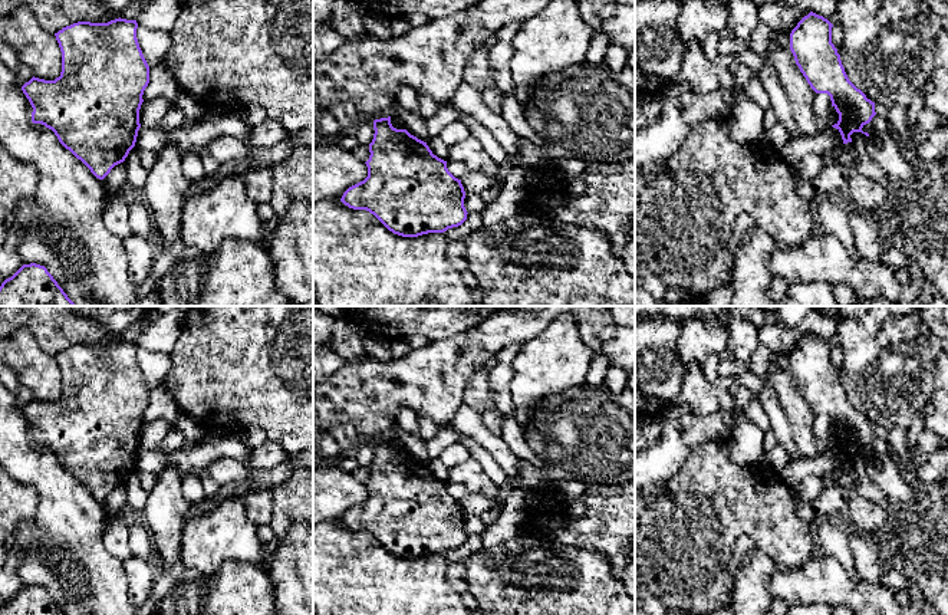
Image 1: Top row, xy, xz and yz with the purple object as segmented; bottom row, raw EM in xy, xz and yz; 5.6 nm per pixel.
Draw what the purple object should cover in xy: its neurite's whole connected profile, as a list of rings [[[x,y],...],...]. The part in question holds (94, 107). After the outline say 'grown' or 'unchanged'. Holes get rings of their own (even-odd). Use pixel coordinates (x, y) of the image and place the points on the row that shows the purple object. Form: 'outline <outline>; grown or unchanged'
outline [[[136,20],[78,22],[55,33],[62,52],[62,72],[55,80],[32,78],[22,86],[33,112],[32,122],[52,129],[59,142],[103,180],[135,147],[142,95],[149,66],[136,39]]]; unchanged

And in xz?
outline [[[391,116],[373,121],[373,139],[369,144],[368,177],[349,187],[340,201],[353,210],[373,214],[389,231],[402,237],[444,233],[467,220],[465,191],[461,180],[447,168],[447,161],[432,154],[427,142],[396,129]]]; unchanged

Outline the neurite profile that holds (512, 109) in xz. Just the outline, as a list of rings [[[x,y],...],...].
[[[504,93],[500,115],[508,122],[508,125],[521,139],[529,139],[533,144],[542,144],[540,138],[524,115],[523,105],[513,93]]]

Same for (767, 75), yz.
[[[763,62],[761,70],[758,72],[758,78],[770,98],[770,103],[777,115],[779,124],[786,128],[790,139],[799,138],[800,132],[797,129],[796,122],[793,121],[791,106],[777,75],[777,70],[767,62]]]

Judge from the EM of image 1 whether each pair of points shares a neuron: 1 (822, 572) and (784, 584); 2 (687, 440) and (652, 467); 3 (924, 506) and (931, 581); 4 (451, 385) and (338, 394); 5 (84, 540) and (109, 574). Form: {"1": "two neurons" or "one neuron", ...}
{"1": "one neuron", "2": "one neuron", "3": "one neuron", "4": "one neuron", "5": "one neuron"}

